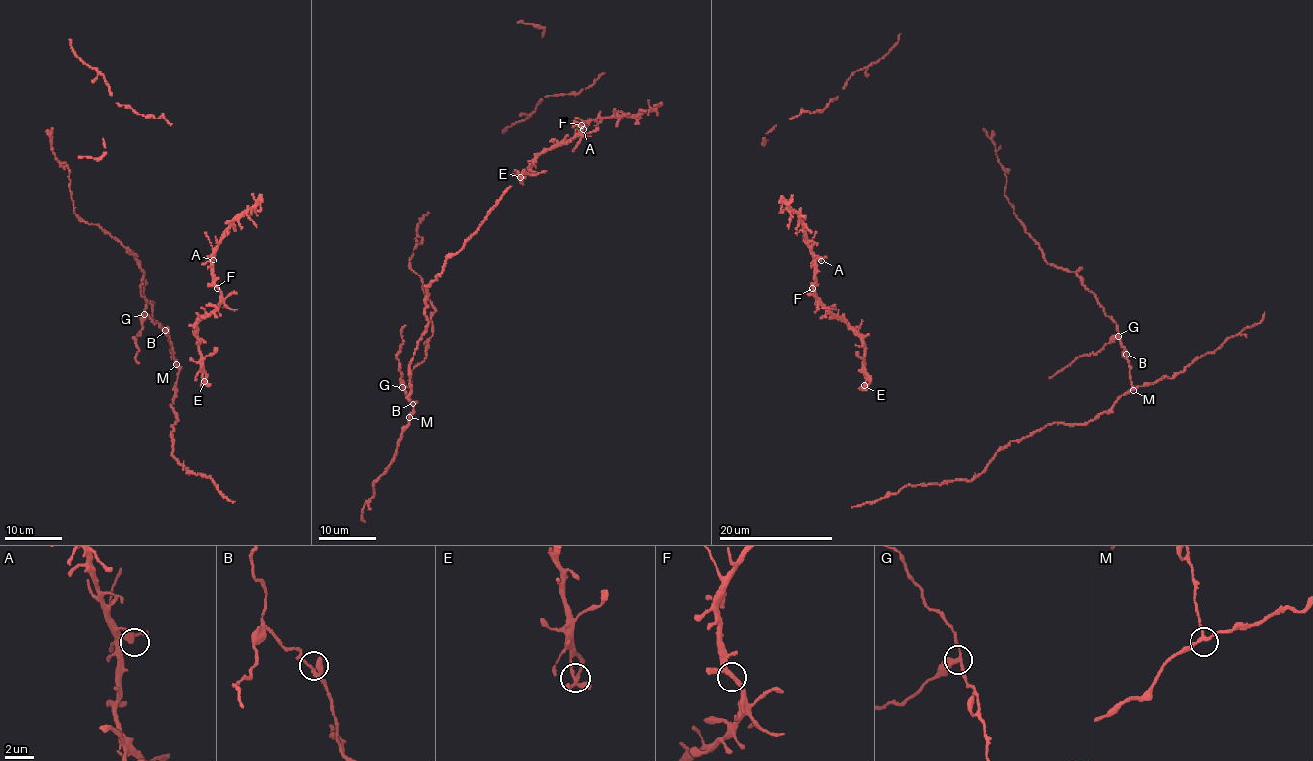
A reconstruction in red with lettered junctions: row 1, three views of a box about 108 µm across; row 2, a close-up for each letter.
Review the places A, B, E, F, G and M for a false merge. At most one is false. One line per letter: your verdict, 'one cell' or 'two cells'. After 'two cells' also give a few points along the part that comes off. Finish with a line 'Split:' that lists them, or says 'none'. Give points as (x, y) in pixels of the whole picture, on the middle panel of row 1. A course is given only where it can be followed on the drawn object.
A: one cell
B: one cell
E: one cell
F: one cell
G: two cells; course (402, 388), (397, 354), (403, 343), (400, 332), (405, 325)
M: one cell
Split: G

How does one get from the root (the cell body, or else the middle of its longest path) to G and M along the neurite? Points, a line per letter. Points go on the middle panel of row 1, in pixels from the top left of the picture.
G: (411, 404), (402, 388)
M: (411, 404), (413, 410), (409, 417)

